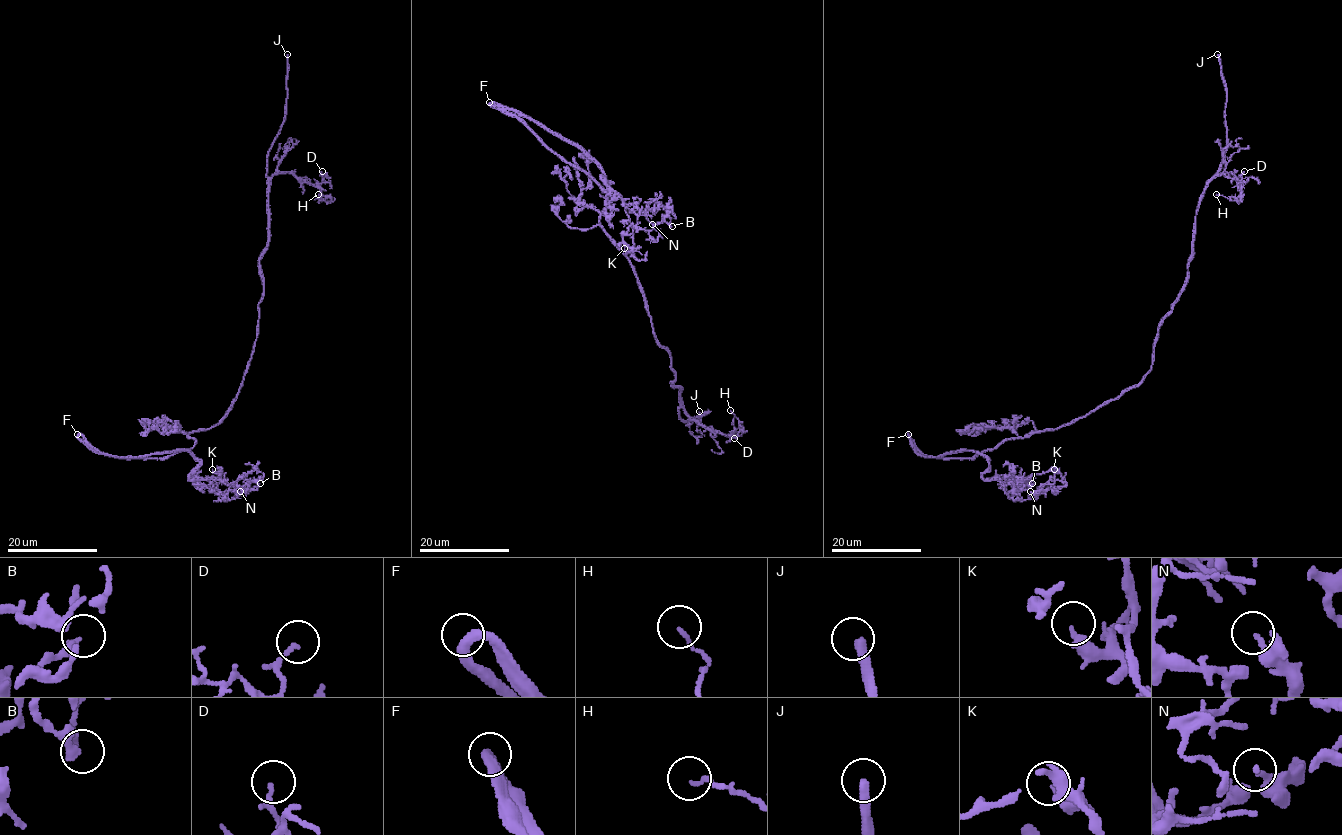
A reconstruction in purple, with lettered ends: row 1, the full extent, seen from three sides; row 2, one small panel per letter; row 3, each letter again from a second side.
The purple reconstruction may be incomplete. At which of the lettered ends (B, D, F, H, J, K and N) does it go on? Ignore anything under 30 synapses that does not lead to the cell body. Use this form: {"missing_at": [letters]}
{"missing_at": ["J"]}

